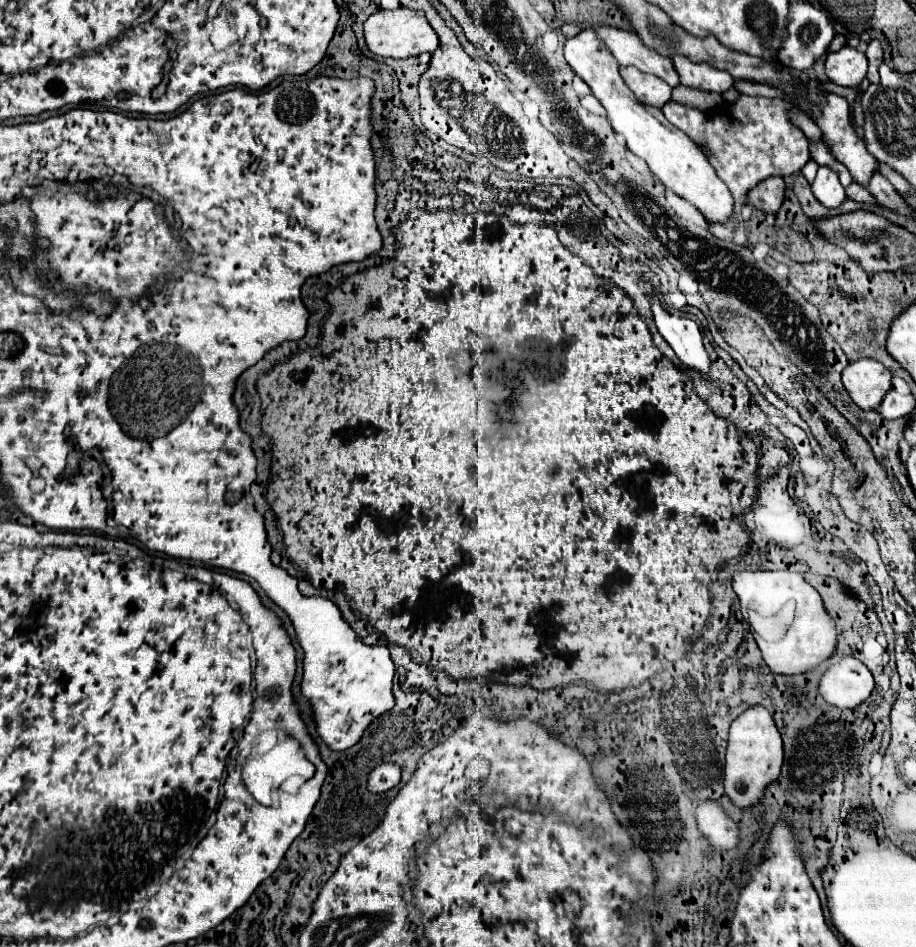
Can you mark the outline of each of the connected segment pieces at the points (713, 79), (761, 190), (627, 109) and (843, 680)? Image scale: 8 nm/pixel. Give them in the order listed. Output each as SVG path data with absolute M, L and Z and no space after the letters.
M674 56L672 60L684 86L706 90L706 92L718 92L718 94L732 88L734 80L728 72L716 70L714 66L708 66L708 64L694 64L684 56Z
M766 178L748 192L748 202L762 212L778 212L784 200L784 180Z
M590 28L580 32L576 38L568 38L564 56L572 70L592 88L592 94L606 108L612 128L624 136L628 148L650 166L652 174L666 186L666 190L692 202L708 222L724 224L734 210L734 198L728 186L718 178L700 146L682 130L671 125L661 109L651 106L650 110L649 106L636 102L636 96L624 86L624 80L620 78L616 58L598 38L598 34Z
M842 658L820 680L820 694L838 708L856 708L870 698L874 676L856 658Z

